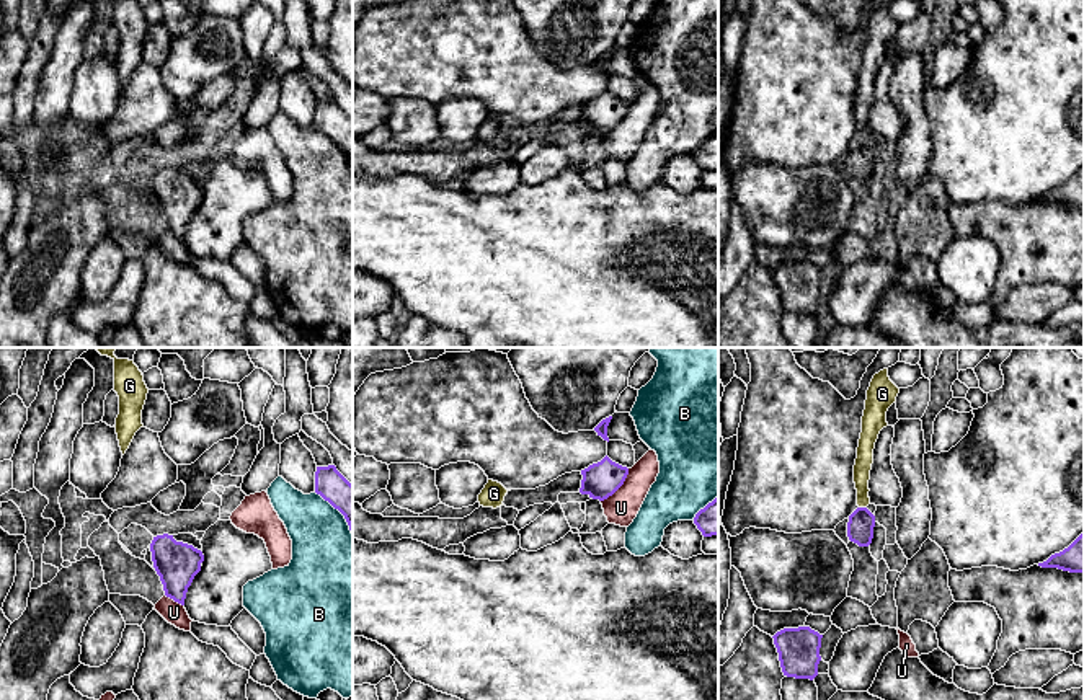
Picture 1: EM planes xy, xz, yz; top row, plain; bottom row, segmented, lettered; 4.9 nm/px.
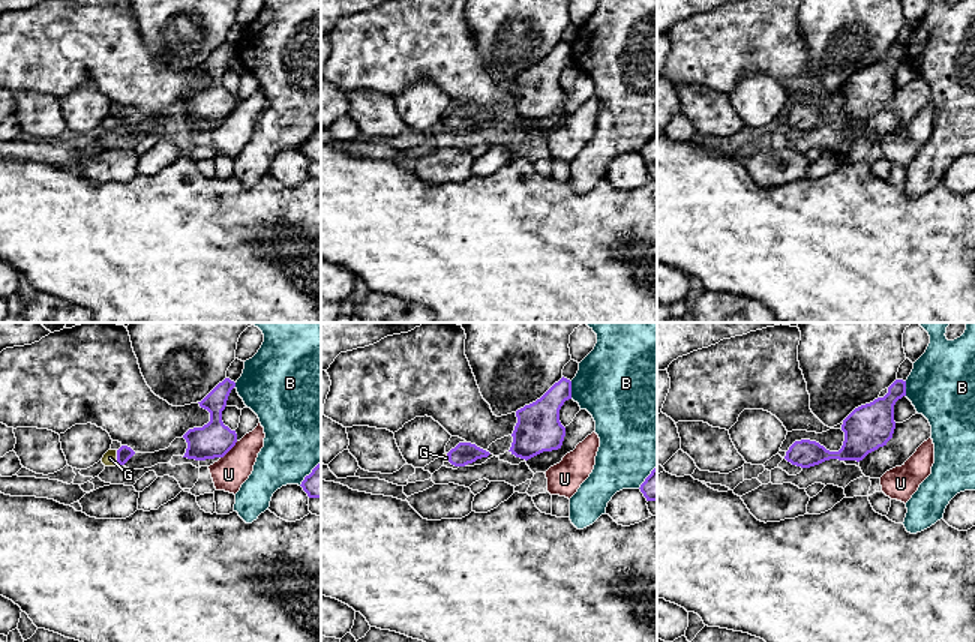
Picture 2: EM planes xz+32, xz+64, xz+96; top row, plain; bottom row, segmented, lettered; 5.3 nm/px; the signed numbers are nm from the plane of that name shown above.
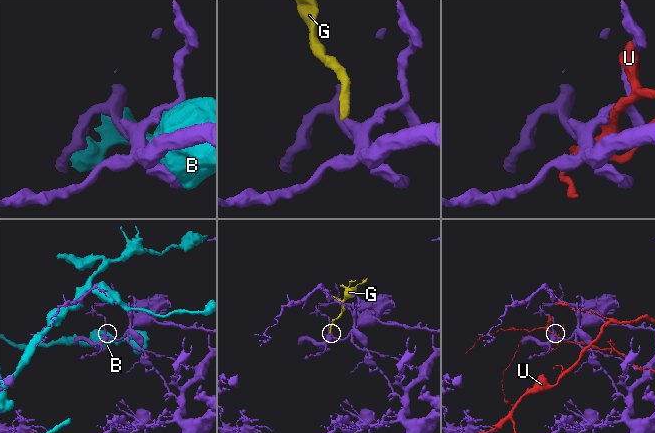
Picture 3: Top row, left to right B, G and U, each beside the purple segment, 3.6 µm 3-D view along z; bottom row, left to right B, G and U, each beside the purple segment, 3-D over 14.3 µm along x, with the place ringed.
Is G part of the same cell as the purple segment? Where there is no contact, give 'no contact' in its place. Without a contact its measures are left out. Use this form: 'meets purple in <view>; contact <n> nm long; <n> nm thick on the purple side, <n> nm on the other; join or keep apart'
meets purple in yz; contact 40 nm long; 130 nm thick on the purple side, 90 nm on the other; join

